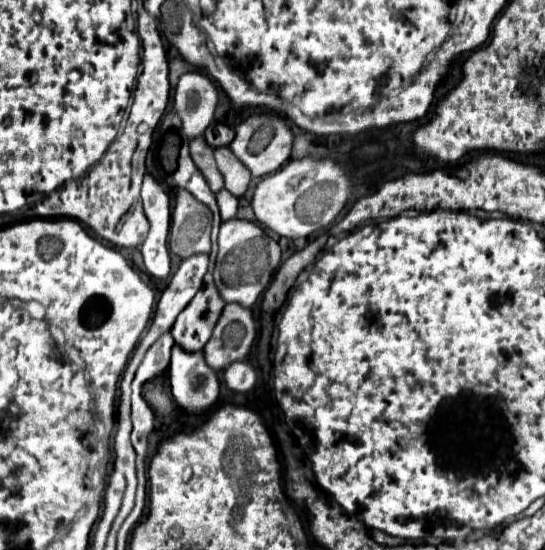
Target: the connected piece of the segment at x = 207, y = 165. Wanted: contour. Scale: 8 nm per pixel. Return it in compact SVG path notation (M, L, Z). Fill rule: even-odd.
M204 136L194 138L190 142L190 156L196 162L196 166L202 170L202 174L206 176L212 192L220 192L224 188L224 178L220 176L220 170L216 168L216 160L214 160L214 148L206 142Z

